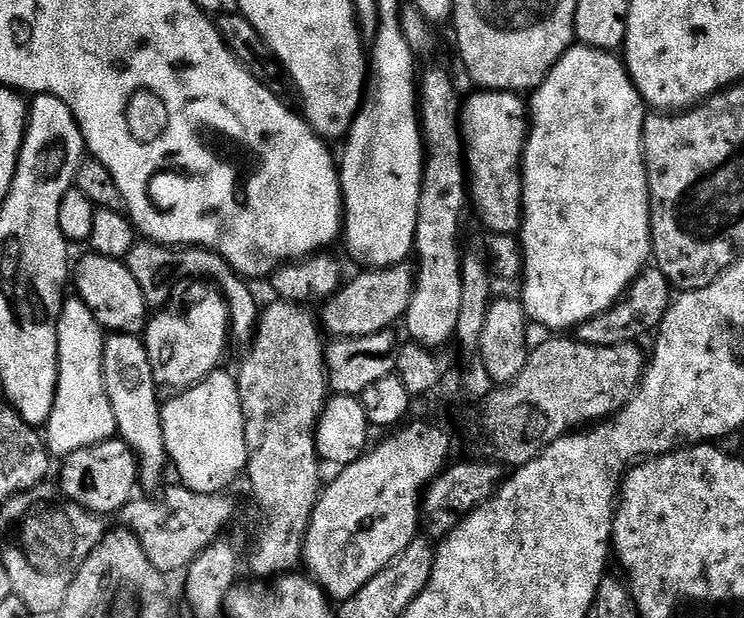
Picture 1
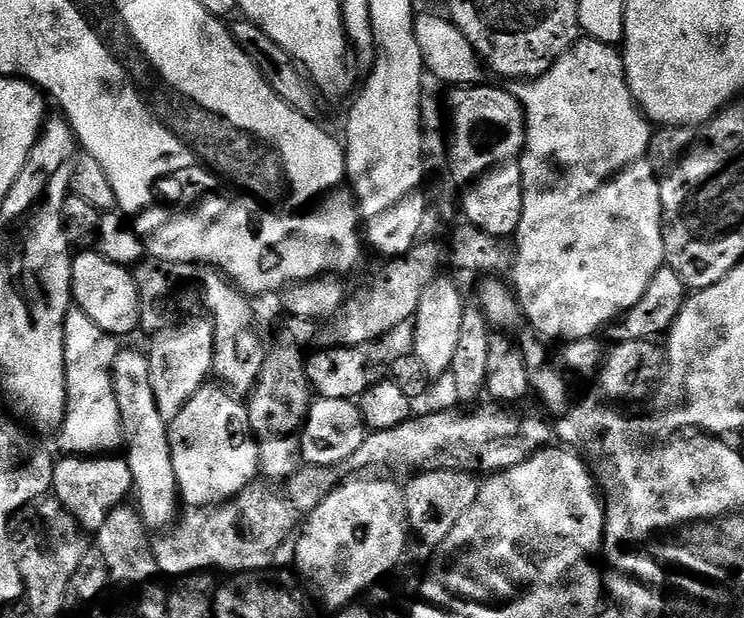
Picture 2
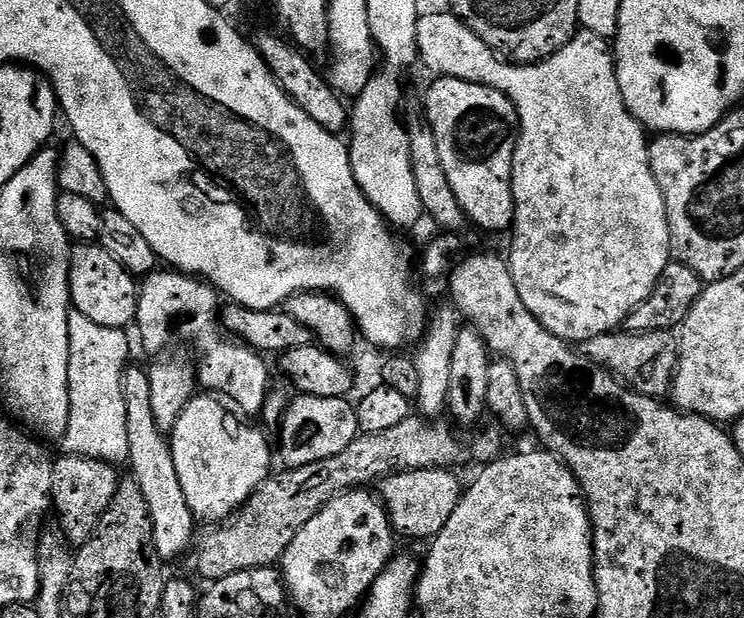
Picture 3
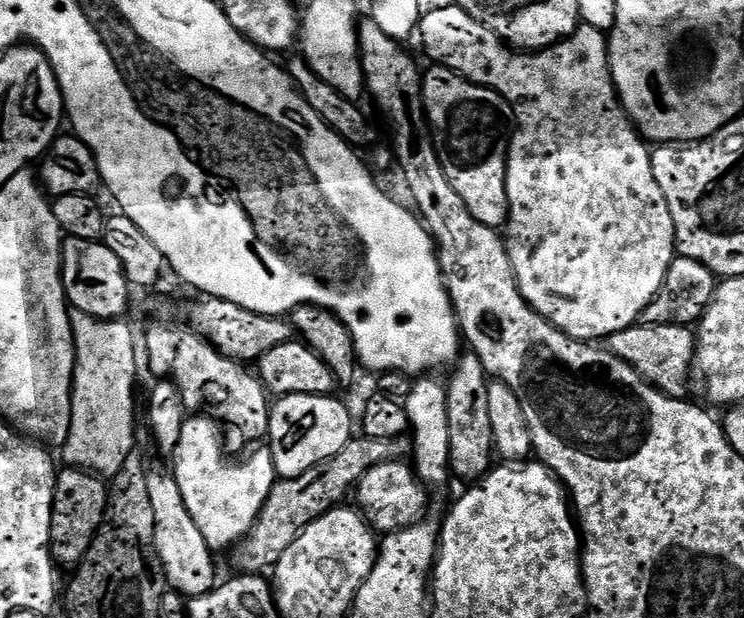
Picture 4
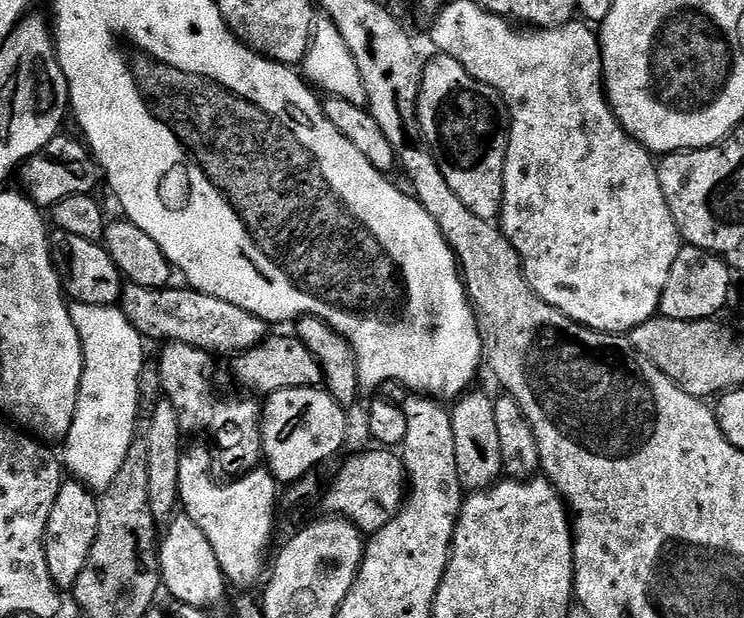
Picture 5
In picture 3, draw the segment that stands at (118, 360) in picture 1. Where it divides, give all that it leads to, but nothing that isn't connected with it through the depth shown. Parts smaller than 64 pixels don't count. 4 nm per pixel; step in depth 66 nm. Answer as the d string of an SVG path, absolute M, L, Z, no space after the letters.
M125 367L122 377L124 409L126 410L126 438L128 439L127 463L132 464L131 479L138 482L138 486L142 490L142 498L146 498L146 506L150 510L152 537L156 552L161 561L169 562L168 560L178 559L187 548L189 551L193 547L194 537L198 532L198 521L186 502L186 494L182 494L182 482L178 482L178 470L174 470L174 458L172 457L169 437L160 432L158 422L154 422L154 409L150 407L150 378L148 373L143 367L141 369L132 367Z

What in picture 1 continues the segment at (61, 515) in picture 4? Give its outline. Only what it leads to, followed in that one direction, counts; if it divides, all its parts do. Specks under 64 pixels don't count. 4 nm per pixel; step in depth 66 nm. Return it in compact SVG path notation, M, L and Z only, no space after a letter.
M113 438L106 442L98 442L94 446L86 446L74 454L63 457L61 464L64 465L60 468L60 480L58 479L60 491L78 506L82 506L88 512L96 513L101 518L108 518L111 512L123 513L126 505L132 503L137 495L140 467L136 455L132 453L132 447L125 440Z

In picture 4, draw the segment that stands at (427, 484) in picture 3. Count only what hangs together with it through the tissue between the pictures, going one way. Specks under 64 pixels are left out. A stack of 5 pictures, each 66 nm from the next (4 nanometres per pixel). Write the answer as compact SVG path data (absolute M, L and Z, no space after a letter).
M388 460L384 464L366 470L359 484L354 489L354 500L362 509L364 518L377 533L401 532L411 524L417 523L428 508L428 492L413 465L398 460Z

